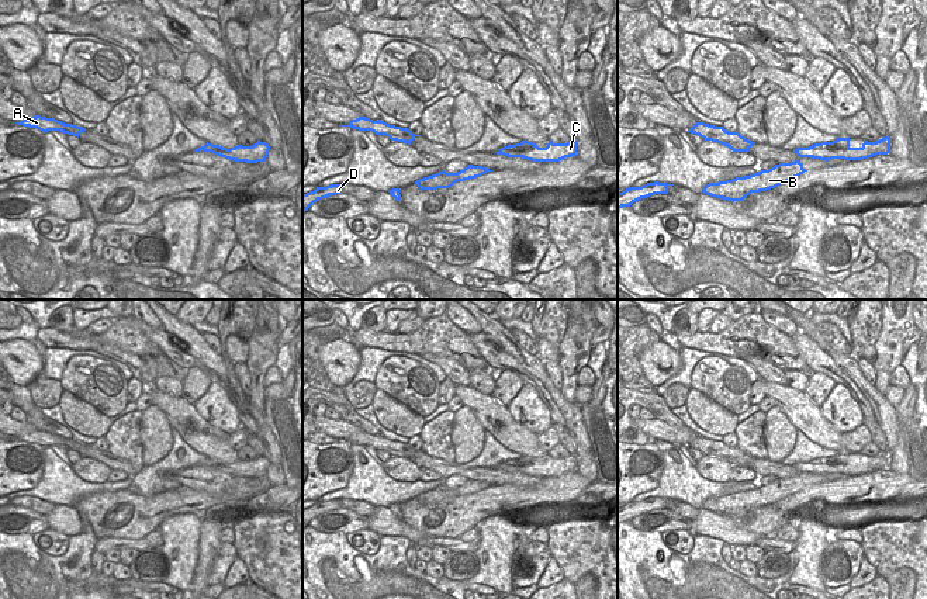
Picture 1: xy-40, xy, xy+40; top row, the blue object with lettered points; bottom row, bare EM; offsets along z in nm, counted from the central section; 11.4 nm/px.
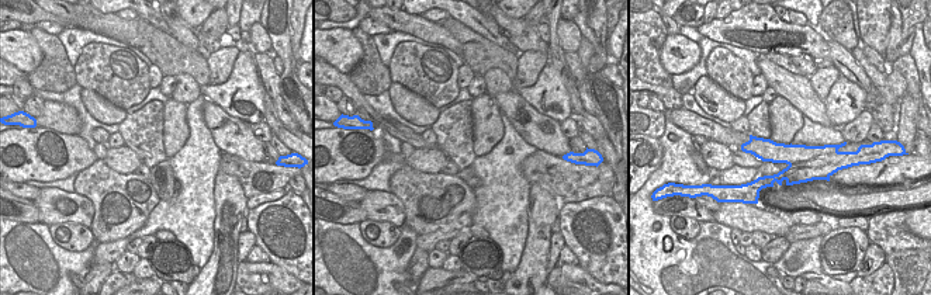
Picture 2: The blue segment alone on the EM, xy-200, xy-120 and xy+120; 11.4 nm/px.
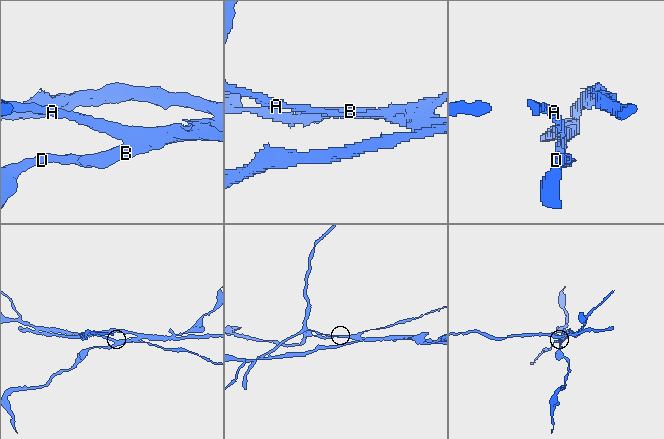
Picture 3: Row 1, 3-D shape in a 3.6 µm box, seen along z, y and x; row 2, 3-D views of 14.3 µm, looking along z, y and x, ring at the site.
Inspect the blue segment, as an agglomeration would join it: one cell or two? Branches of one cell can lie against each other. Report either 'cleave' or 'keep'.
cleave

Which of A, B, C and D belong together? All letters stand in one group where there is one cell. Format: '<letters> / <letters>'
A C / B D

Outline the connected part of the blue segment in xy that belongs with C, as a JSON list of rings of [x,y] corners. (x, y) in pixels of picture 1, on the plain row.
[[[549,456],[546,463],[532,461],[532,477],[560,477],[565,472],[577,471],[577,456],[568,456],[567,458],[553,458]]]

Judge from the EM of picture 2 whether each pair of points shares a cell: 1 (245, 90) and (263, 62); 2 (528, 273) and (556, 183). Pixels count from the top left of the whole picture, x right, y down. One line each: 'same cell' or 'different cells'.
1: different cells
2: different cells

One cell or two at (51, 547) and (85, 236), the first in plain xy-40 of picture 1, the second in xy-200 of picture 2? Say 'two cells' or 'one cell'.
one cell

